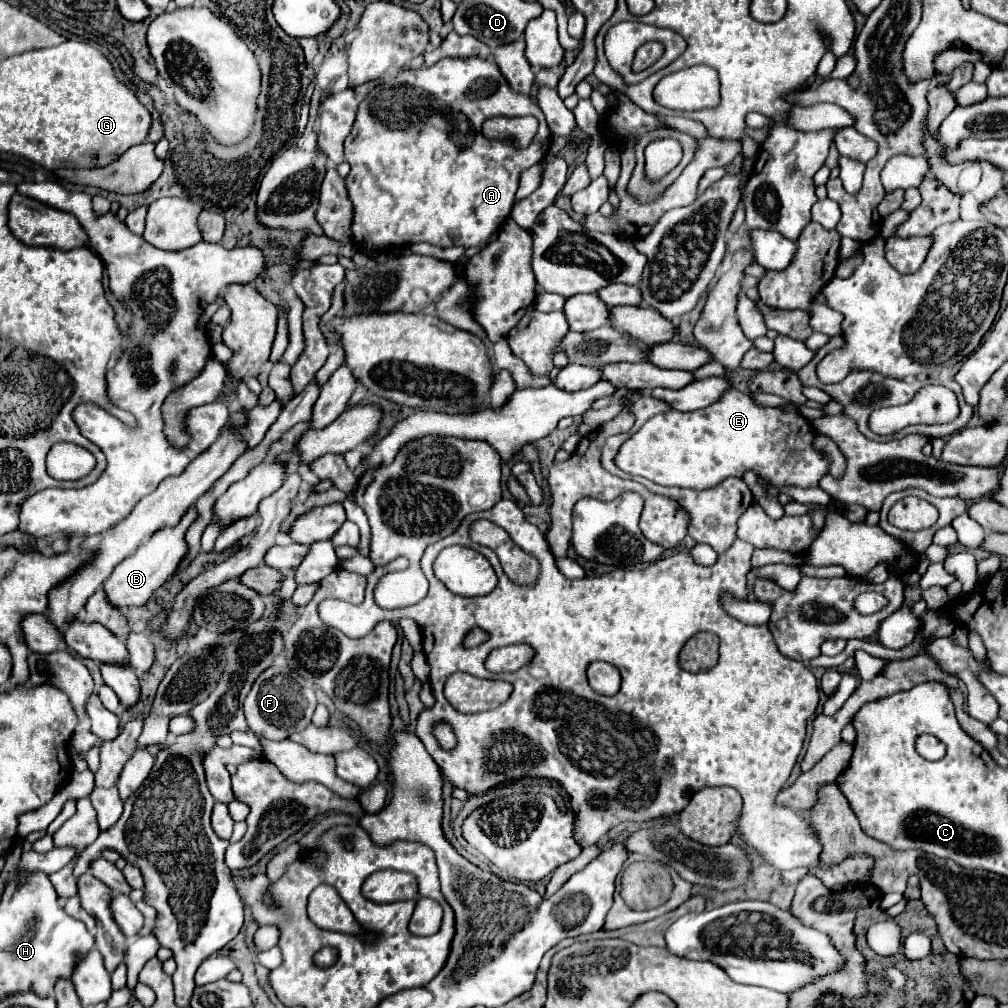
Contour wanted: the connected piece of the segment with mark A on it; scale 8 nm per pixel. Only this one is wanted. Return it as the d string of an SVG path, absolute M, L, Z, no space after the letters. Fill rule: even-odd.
M442 58L440 62L436 62L434 66L426 68L418 68L418 70L404 70L398 76L394 76L392 80L376 86L368 98L360 104L358 114L356 114L356 122L352 126L350 136L346 138L346 160L350 164L350 174L346 178L348 182L348 194L350 200L354 204L354 222L352 222L352 234L354 234L354 242L358 244L358 248L366 248L366 250L388 250L394 246L406 246L406 244L416 244L416 242L428 242L428 244L436 244L436 246L484 246L490 238L490 234L494 230L500 230L500 226L504 224L504 220L510 216L510 210L514 206L514 194L518 190L518 180L522 170L538 164L550 148L550 130L546 126L544 114L538 110L538 106L532 102L530 96L520 94L516 90L512 90L508 86L508 82L504 80L504 76L500 74L498 66L494 60L482 60L482 58ZM438 114L446 120L446 132L442 132L442 128L428 128L428 120ZM524 116L534 116L538 120L538 134L534 136L534 142L526 148L526 150L518 150L512 148L510 142L498 142L498 140L486 140L482 136L482 122L486 118L506 117L516 118Z

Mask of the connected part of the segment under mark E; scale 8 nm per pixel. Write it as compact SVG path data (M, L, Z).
M736 388L728 390L720 402L714 402L710 408L693 412L658 414L650 418L636 434L632 434L618 450L614 462L620 470L632 476L648 478L660 486L708 490L716 488L722 480L736 476L742 478L746 472L754 472L760 482L766 482L768 488L798 486L798 488L816 488L820 478L828 474L828 458L814 448L814 428L810 422L796 410L782 410L772 406L760 406L750 394L742 394Z

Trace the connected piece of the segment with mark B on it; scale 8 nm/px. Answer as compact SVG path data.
M192 508L188 510L188 514L184 514L178 526L158 530L156 534L152 534L150 540L142 542L134 554L130 554L120 564L116 564L114 572L104 582L104 594L114 608L120 610L128 606L144 606L148 598L176 572L176 566L180 564L180 558L184 558L184 550L186 550L184 530L188 530L188 526L194 520L196 520L196 510Z

